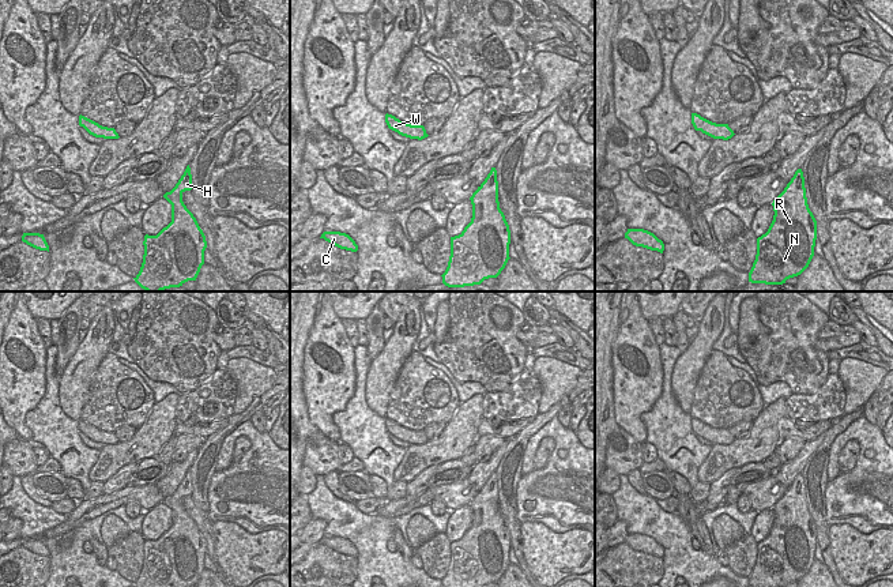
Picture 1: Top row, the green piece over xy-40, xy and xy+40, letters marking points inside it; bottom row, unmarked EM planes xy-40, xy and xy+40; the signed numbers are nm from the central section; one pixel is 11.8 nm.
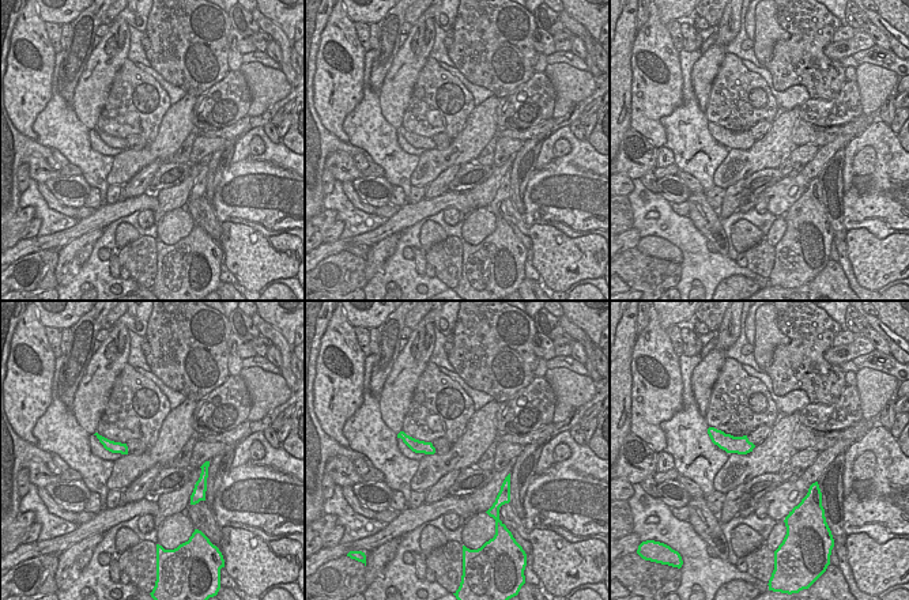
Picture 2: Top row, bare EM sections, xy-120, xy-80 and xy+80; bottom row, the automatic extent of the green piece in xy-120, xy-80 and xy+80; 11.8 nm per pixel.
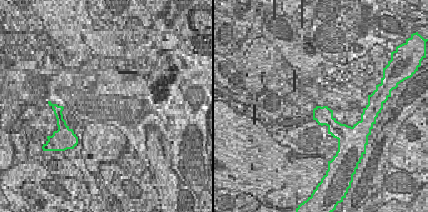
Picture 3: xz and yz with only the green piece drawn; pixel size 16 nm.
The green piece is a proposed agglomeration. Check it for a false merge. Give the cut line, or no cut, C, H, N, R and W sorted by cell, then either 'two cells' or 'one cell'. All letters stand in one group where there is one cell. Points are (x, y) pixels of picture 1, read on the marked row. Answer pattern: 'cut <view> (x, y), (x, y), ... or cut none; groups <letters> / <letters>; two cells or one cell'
cut none; groups C H N R W; one cell

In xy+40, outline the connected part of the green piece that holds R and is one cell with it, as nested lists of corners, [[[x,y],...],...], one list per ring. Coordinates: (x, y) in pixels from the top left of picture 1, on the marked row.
[[[802,169],[795,172],[772,206],[773,221],[768,232],[757,238],[757,255],[749,272],[749,282],[751,283],[783,285],[787,279],[800,275],[814,256],[817,221],[807,204]]]

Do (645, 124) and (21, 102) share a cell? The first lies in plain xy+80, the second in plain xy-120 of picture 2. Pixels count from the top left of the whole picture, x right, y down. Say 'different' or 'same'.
same

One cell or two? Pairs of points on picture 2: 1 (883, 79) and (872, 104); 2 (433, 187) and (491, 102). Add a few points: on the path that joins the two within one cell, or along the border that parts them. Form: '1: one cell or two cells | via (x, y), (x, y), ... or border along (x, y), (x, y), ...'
1: one cell | via (878, 85), (874, 89), (872, 98)
2: two cells | border along (459, 163), (444, 169), (426, 187)

